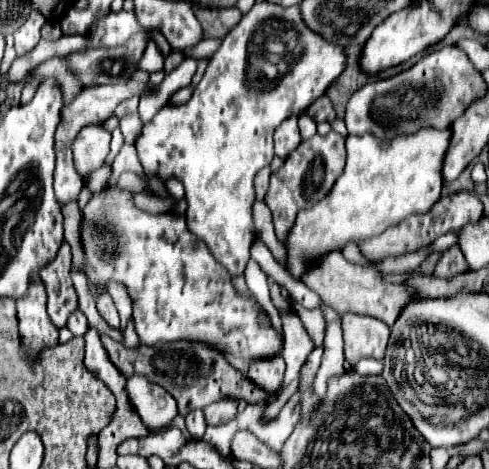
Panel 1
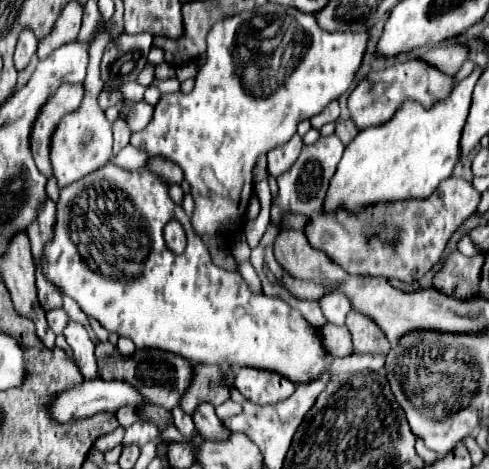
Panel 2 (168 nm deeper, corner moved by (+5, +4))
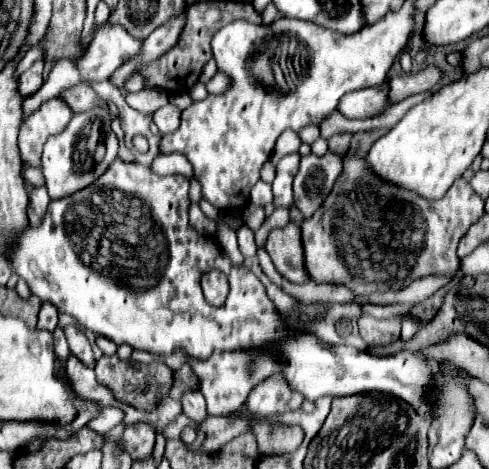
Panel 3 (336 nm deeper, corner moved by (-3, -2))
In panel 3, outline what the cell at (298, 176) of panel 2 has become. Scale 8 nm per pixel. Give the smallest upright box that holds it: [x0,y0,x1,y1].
[294,152,344,218]

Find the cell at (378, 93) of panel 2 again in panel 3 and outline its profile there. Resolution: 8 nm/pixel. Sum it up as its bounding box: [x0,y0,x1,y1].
[338,82,392,118]

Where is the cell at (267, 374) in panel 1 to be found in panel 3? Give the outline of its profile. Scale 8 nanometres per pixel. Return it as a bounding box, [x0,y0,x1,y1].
[248,376,302,416]

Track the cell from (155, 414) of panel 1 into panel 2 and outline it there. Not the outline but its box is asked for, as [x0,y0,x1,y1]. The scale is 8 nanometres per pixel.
[50,378,144,422]

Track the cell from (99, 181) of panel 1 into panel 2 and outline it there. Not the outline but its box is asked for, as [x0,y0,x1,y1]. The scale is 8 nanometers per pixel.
[110,146,150,170]

